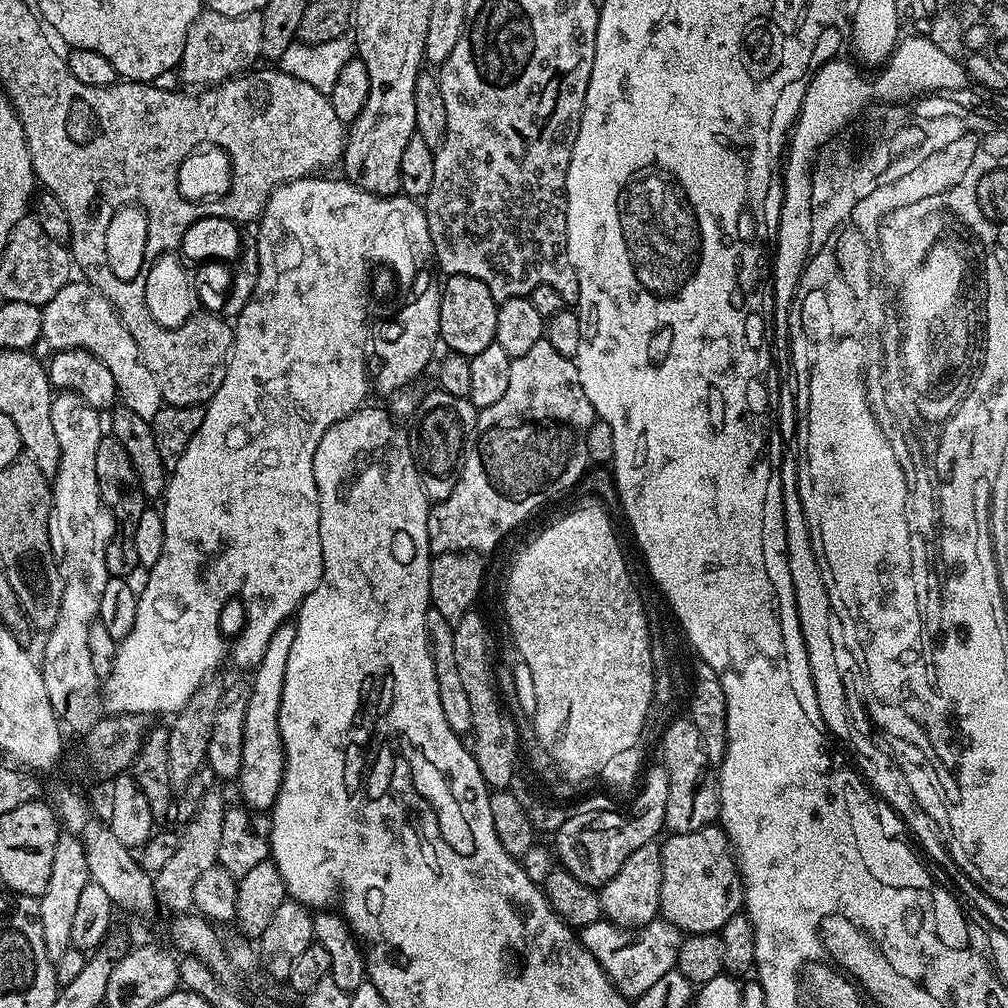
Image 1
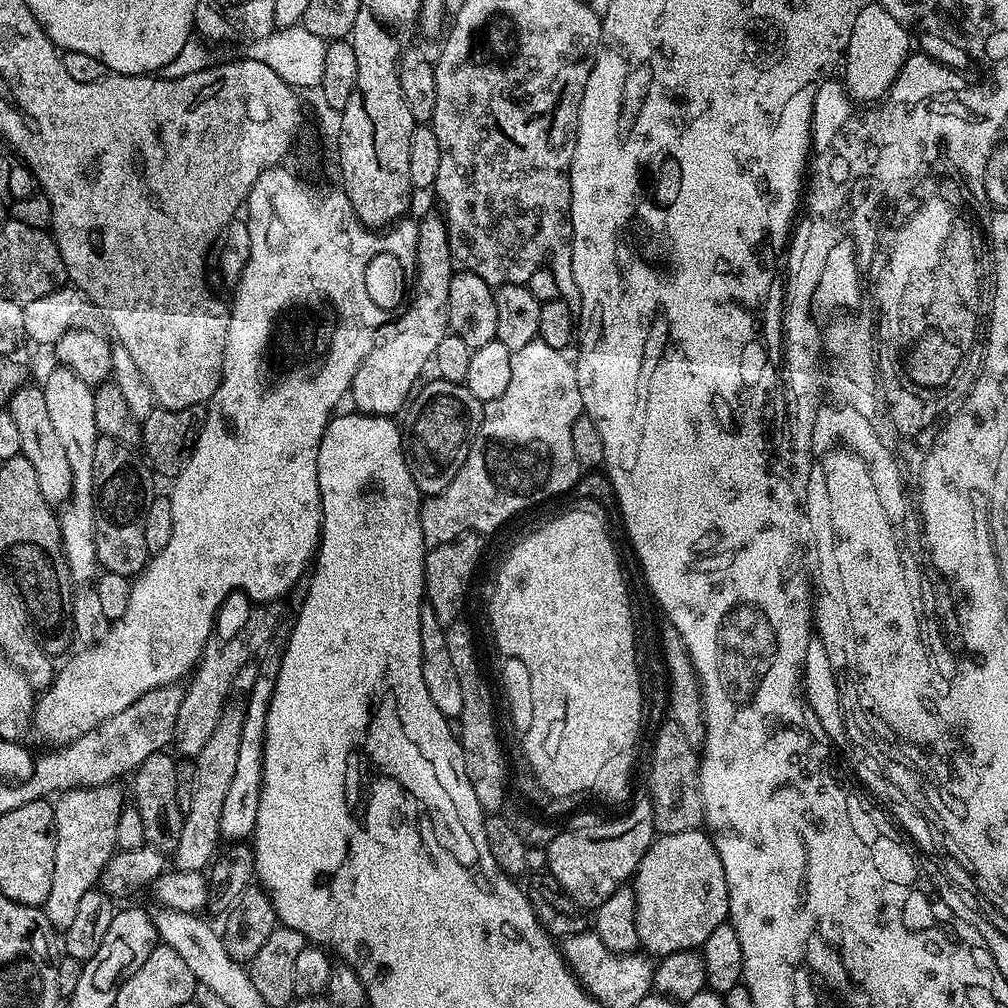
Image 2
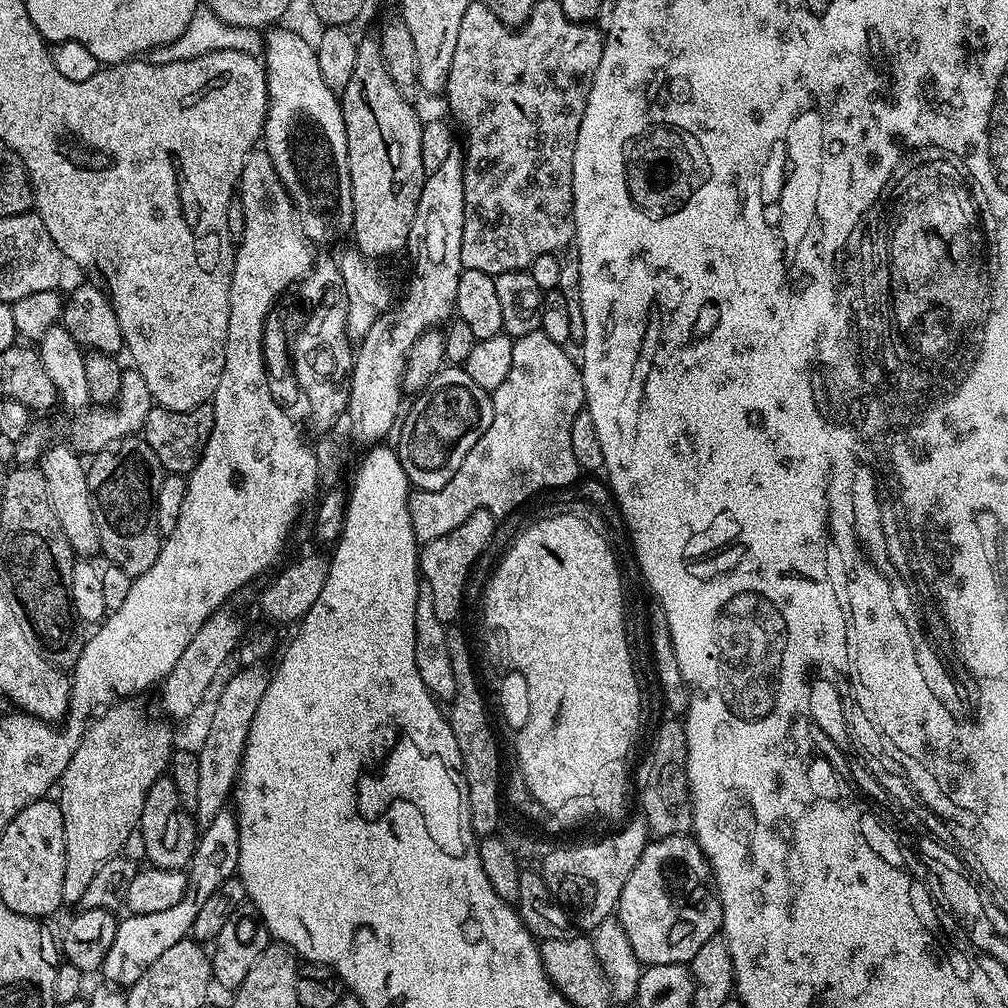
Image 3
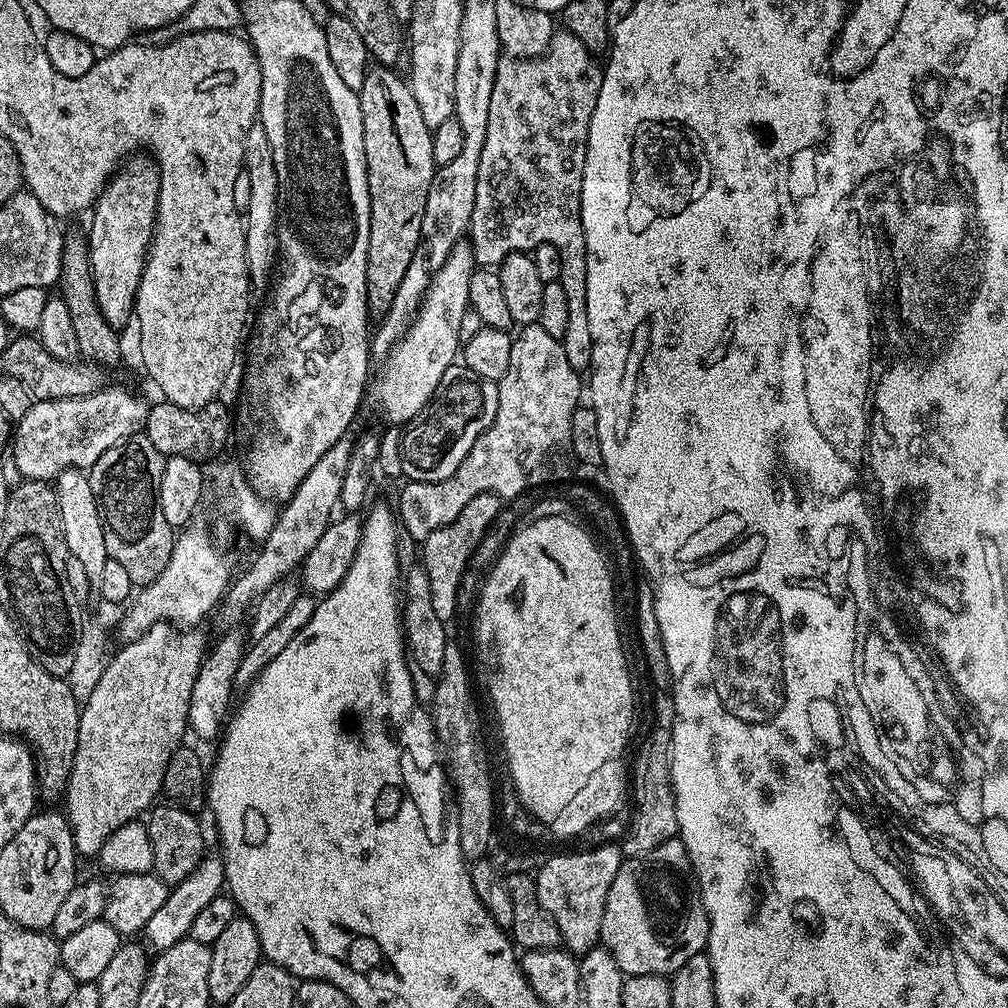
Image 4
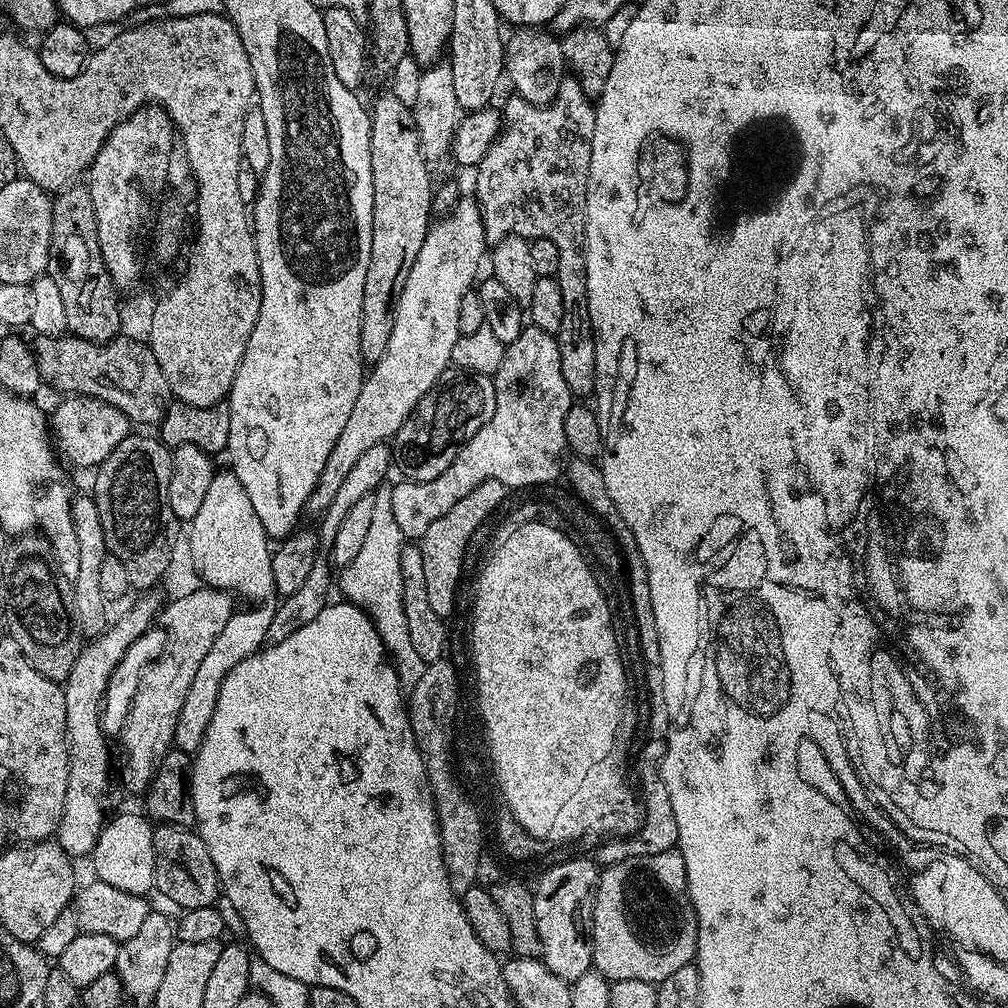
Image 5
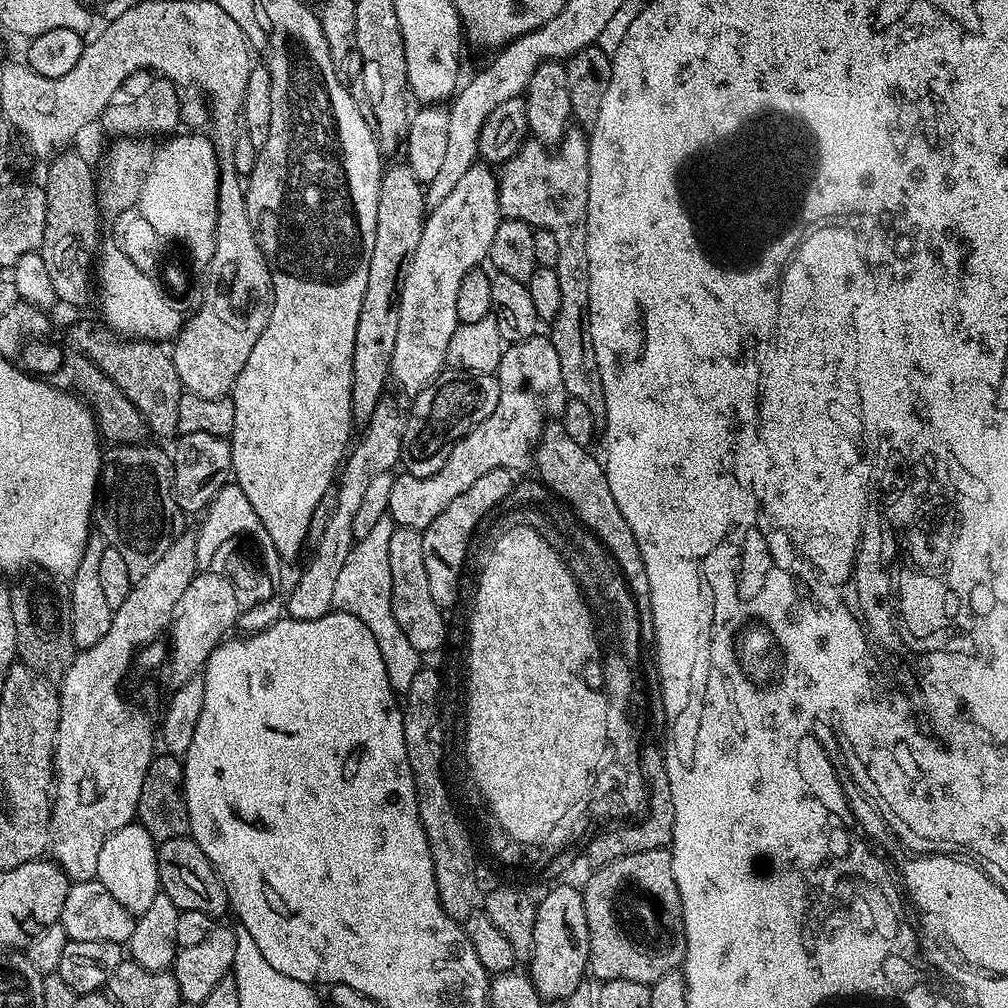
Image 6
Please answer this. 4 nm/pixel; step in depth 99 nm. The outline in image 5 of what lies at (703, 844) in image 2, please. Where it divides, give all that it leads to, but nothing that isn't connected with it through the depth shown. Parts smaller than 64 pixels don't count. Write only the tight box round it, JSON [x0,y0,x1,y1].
[592,850,698,985]

